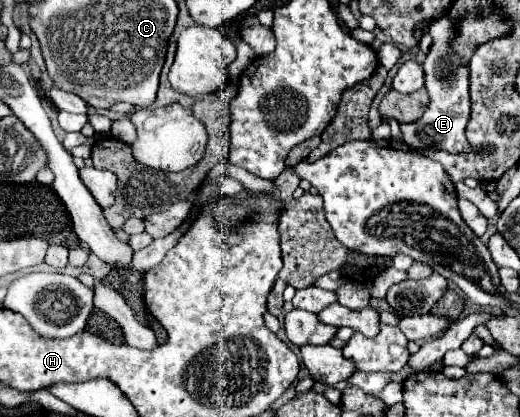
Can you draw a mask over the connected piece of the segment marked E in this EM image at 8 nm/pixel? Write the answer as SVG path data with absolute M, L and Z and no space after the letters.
M448 16L430 24L428 32L434 38L434 46L426 54L426 60L422 66L426 74L426 90L430 96L430 104L426 106L426 112L422 114L420 120L400 126L404 134L404 142L414 150L434 148L434 150L446 150L449 153L483 152L483 149L473 149L464 136L464 128L470 116L470 92L468 92L470 80L468 80L468 68L462 66L460 56L450 46L454 28Z

